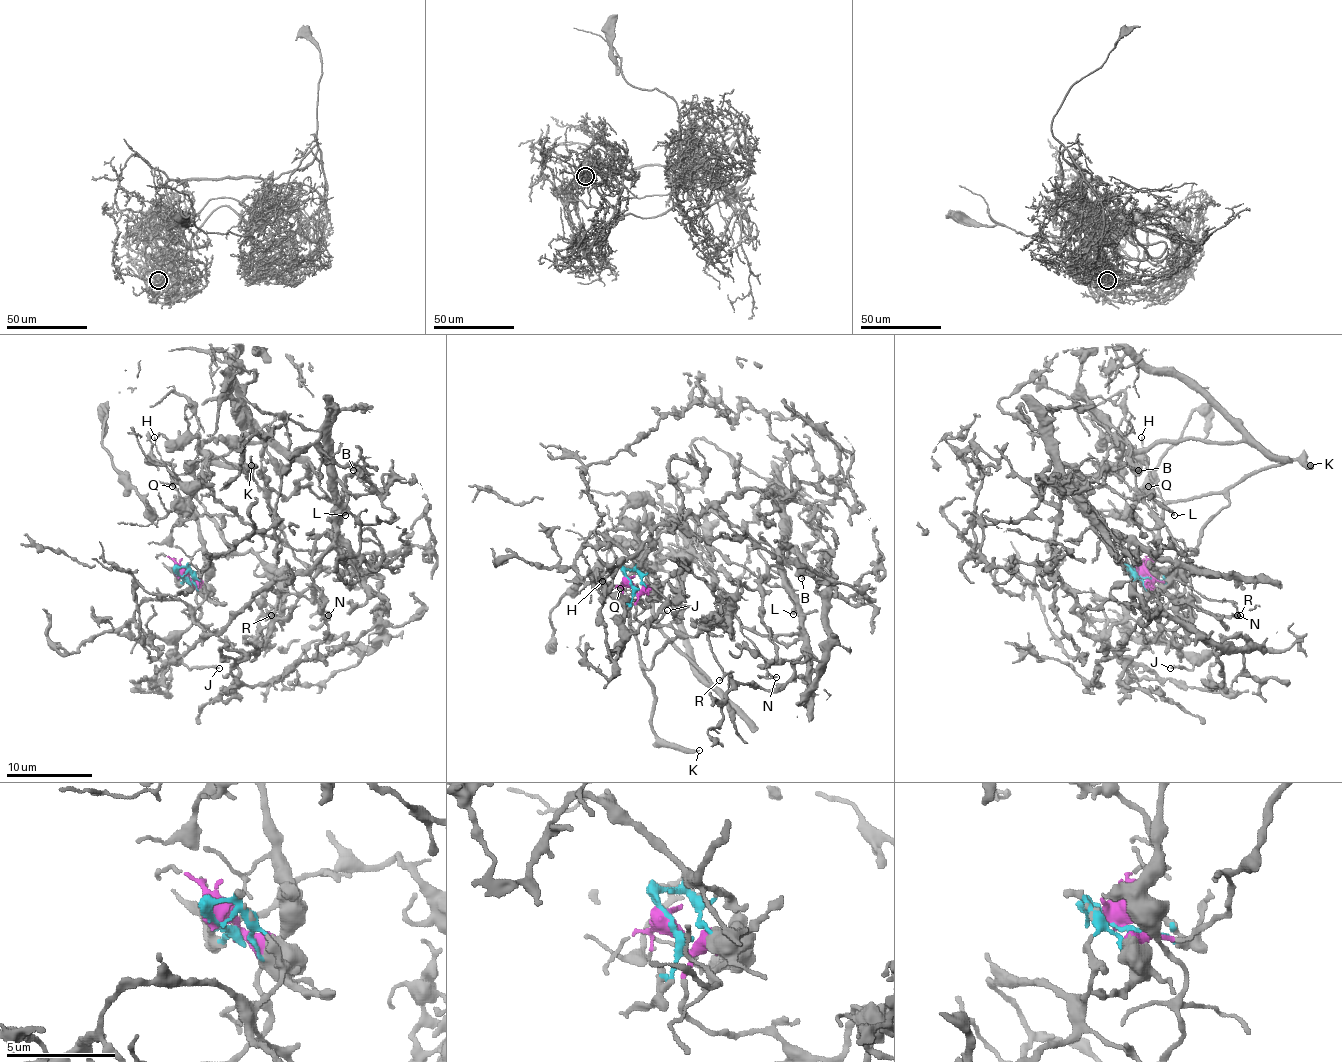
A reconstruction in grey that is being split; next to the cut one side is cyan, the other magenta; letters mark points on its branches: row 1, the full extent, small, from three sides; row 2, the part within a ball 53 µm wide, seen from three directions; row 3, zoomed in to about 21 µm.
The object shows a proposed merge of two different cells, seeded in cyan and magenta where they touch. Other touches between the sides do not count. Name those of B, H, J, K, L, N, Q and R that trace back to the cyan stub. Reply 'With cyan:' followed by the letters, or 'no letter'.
With cyan: B, L

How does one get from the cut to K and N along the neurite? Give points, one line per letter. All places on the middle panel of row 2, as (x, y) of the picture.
K: (631, 582), (635, 616), (676, 629), (643, 668), (654, 696), (652, 730), (699, 750)
N: (631, 582), (639, 621), (687, 636), (708, 616), (734, 616), (766, 677), (777, 677)

